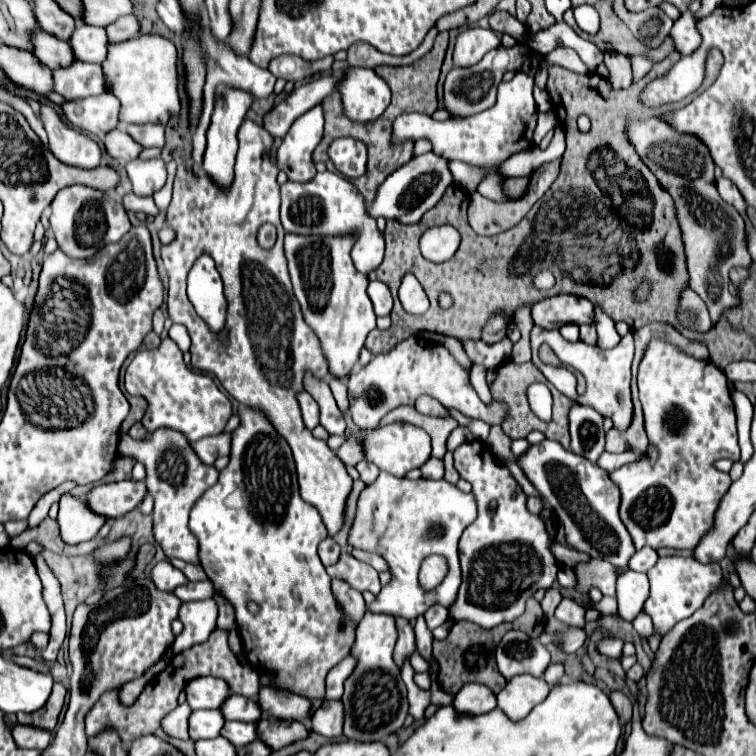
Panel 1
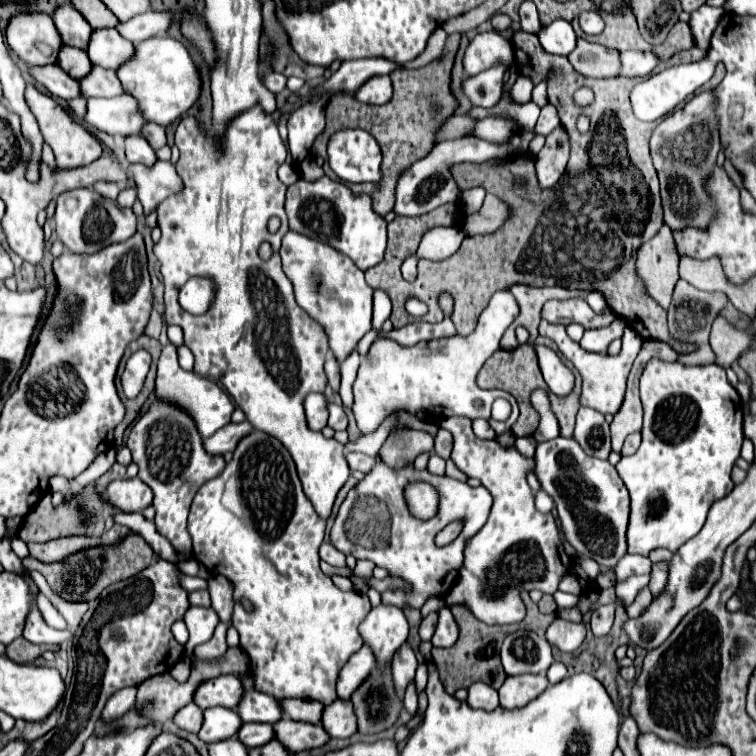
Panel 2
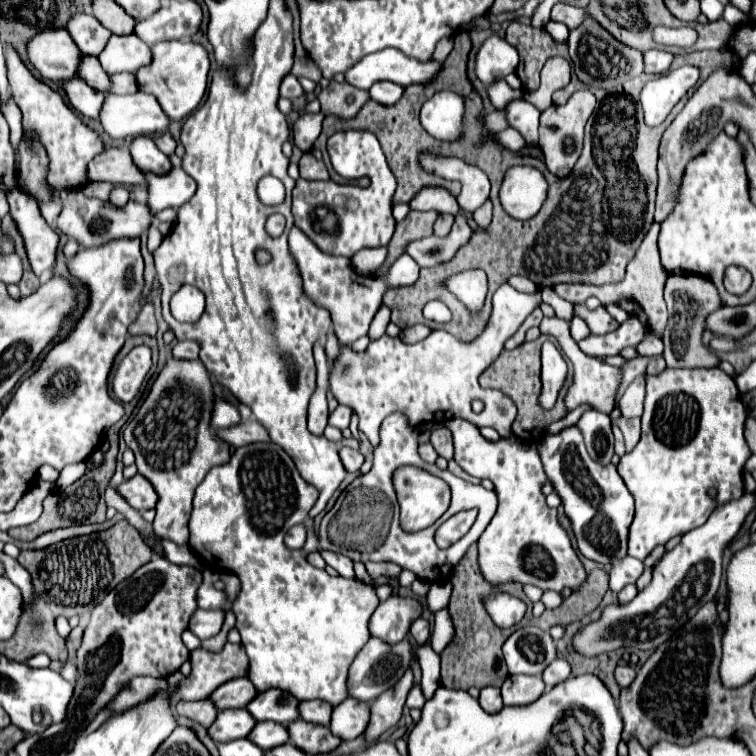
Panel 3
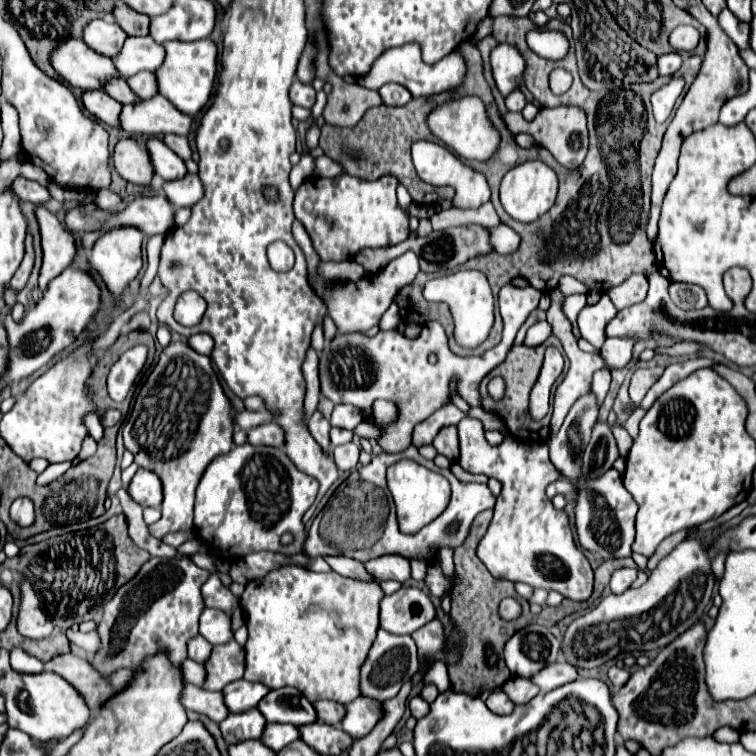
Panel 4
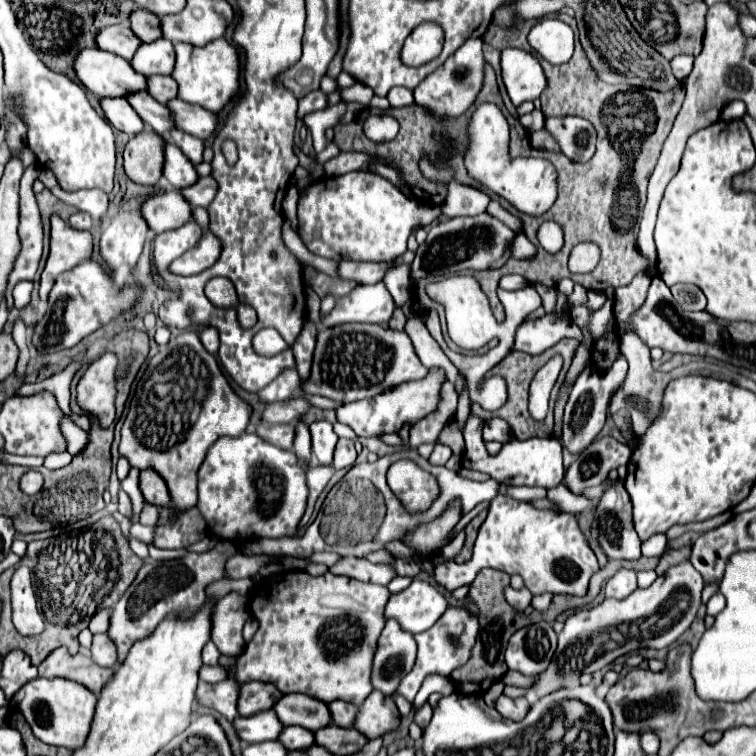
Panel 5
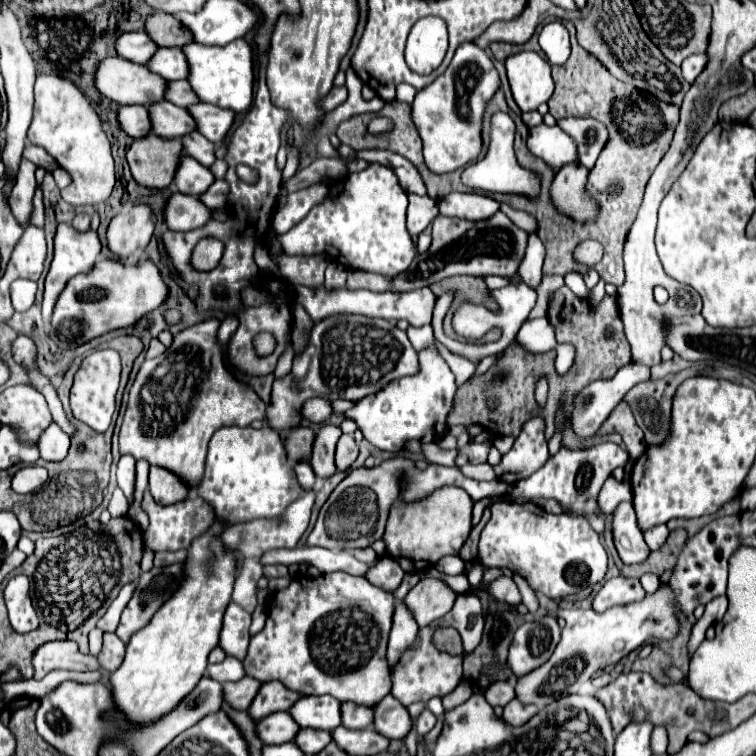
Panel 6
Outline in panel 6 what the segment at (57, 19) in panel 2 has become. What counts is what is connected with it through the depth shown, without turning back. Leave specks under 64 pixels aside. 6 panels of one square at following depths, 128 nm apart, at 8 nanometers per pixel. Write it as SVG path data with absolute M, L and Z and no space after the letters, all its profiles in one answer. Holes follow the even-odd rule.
M128 32L116 40L116 50L122 58L130 62L148 64L150 58L156 54L158 46L150 40L146 32Z

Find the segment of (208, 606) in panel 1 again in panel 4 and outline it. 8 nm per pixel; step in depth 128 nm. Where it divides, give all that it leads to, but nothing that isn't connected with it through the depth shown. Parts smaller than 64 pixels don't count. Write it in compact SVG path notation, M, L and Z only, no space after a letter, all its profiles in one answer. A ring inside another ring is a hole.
M206 608L200 616L200 634L212 644L226 644L234 638L232 630L232 618L224 610L218 608Z

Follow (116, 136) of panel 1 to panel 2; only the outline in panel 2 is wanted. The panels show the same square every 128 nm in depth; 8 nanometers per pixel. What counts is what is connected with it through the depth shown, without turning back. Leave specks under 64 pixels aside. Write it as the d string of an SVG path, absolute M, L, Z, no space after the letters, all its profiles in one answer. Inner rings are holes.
M140 134L126 138L126 158L130 164L144 164L144 166L152 166L158 162L156 152L150 148L148 140Z

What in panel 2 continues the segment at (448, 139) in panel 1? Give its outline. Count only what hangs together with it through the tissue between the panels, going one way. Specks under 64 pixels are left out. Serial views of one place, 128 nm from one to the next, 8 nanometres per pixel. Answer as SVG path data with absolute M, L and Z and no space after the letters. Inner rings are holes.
M518 76L518 80L516 80L514 86L512 86L512 98L514 98L516 102L530 102L532 88L534 88L534 84L532 84L530 78ZM504 118L478 120L476 128L472 130L472 134L478 134L480 138L490 140L490 142L506 142L516 132L518 132L516 124L512 124L510 120L504 120Z

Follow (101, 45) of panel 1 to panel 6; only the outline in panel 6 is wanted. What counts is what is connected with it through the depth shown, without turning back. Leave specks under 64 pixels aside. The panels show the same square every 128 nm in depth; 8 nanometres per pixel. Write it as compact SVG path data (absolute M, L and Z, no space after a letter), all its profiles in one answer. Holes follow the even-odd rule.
M160 48L156 56L148 62L148 68L160 74L164 80L186 80L188 78L188 60L180 48Z

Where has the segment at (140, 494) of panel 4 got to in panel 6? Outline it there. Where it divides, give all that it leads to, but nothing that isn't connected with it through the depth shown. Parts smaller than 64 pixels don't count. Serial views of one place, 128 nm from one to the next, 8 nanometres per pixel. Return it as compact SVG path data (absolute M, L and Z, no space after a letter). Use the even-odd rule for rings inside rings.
M150 466L150 492L160 504L176 504L190 496L192 488L174 472L162 466Z

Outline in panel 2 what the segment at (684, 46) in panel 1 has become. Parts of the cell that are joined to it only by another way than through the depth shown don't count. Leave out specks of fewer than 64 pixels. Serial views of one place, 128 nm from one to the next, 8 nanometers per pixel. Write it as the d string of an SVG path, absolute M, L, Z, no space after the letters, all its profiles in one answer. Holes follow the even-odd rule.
M704 4L696 12L692 12L690 28L692 28L692 34L696 38L696 46L698 48L708 50L710 36L716 30L716 26L718 26L722 16L724 16L724 8L714 8L714 6L708 6L708 4Z

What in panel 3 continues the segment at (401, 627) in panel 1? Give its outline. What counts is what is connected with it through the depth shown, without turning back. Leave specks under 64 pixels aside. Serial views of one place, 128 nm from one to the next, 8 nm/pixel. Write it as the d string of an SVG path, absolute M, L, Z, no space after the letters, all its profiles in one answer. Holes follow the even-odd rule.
M412 670L400 678L400 684L396 684L396 688L392 688L392 692L384 692L384 696L380 696L380 700L374 700L370 704L372 718L364 732L368 746L374 744L386 730L390 730L392 726L398 724L410 688L412 688Z

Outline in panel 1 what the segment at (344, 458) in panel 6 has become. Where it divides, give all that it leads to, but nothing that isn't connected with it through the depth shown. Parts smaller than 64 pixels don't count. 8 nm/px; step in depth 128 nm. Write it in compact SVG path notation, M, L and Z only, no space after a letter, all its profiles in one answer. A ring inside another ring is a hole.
M362 460L362 462L358 462L356 464L356 470L360 472L360 478L362 478L362 482L364 484L370 484L372 480L376 480L376 476L378 476L378 468L376 468L376 464L370 464L370 462L366 462L366 460Z

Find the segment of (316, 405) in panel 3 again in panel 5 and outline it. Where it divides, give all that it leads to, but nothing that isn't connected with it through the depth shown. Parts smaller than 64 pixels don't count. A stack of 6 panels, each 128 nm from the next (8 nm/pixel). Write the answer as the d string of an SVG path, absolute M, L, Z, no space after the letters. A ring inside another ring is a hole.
M316 420L310 424L310 434L312 434L312 454L316 462L320 466L330 466L334 446L338 442L338 436L332 430L332 424L326 420Z

